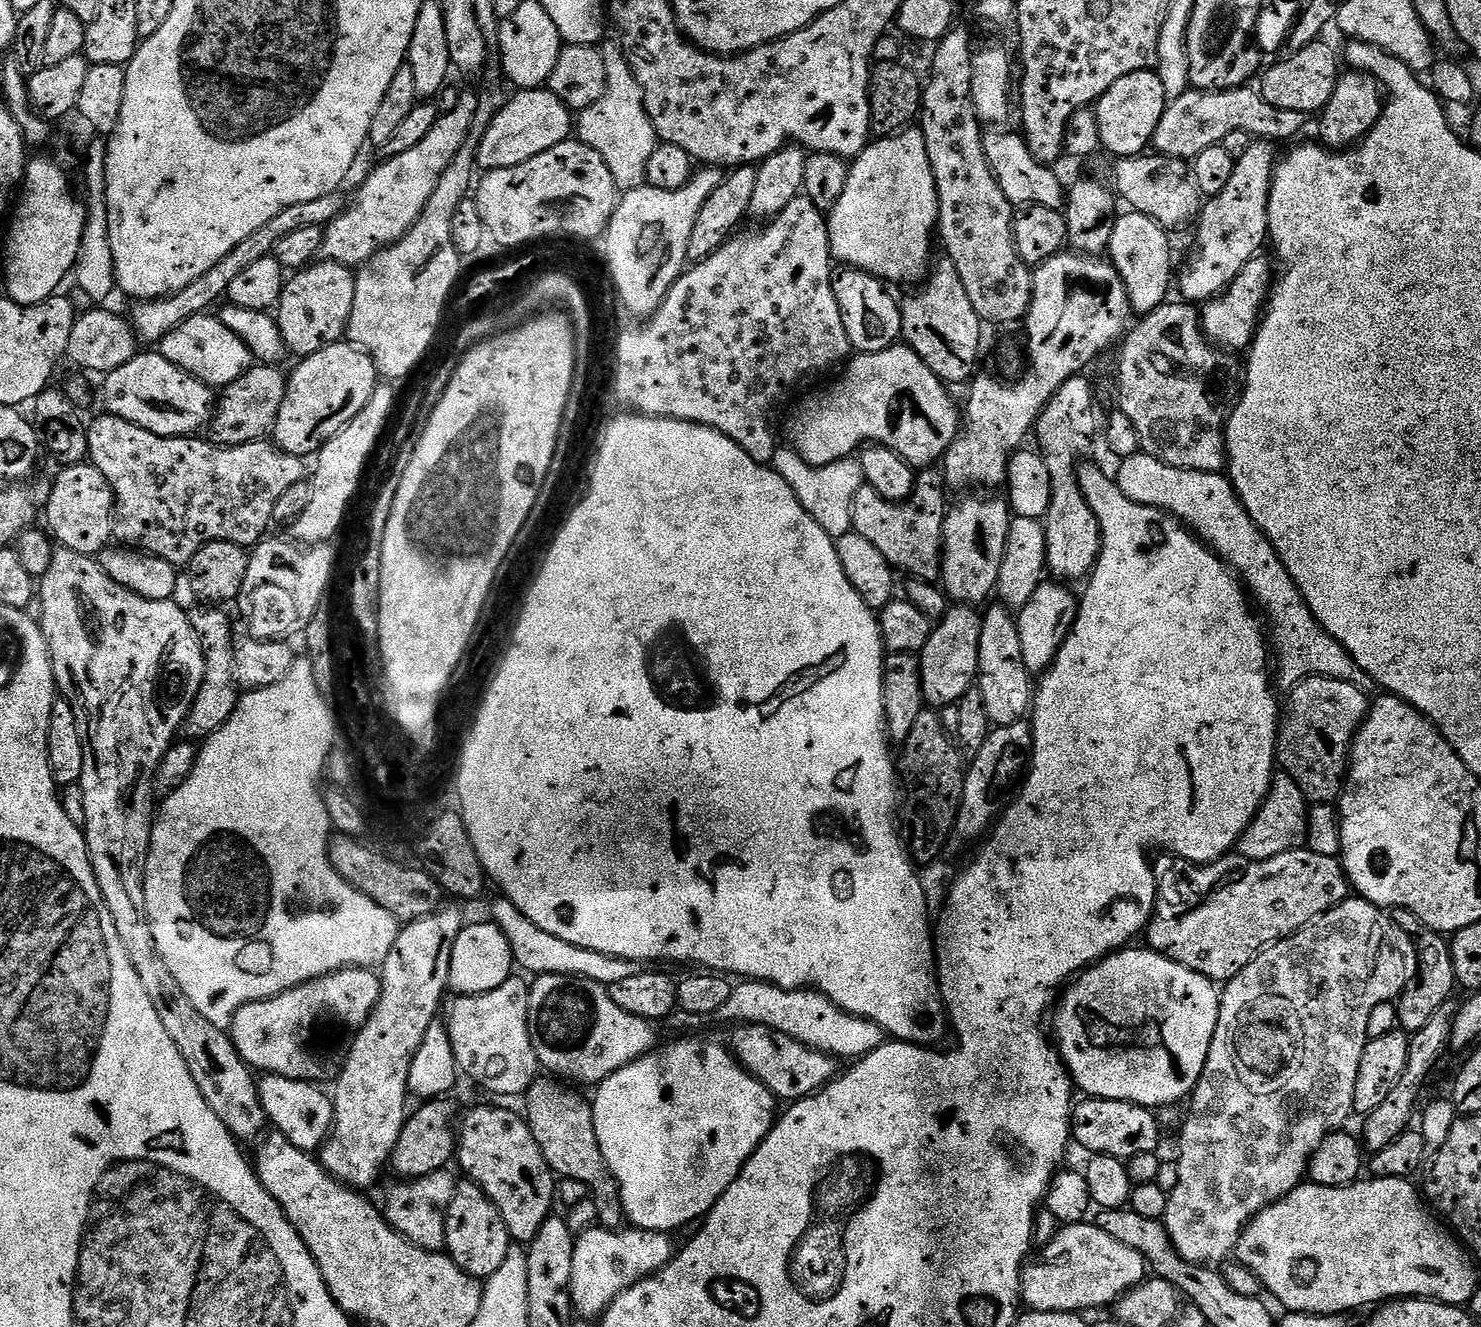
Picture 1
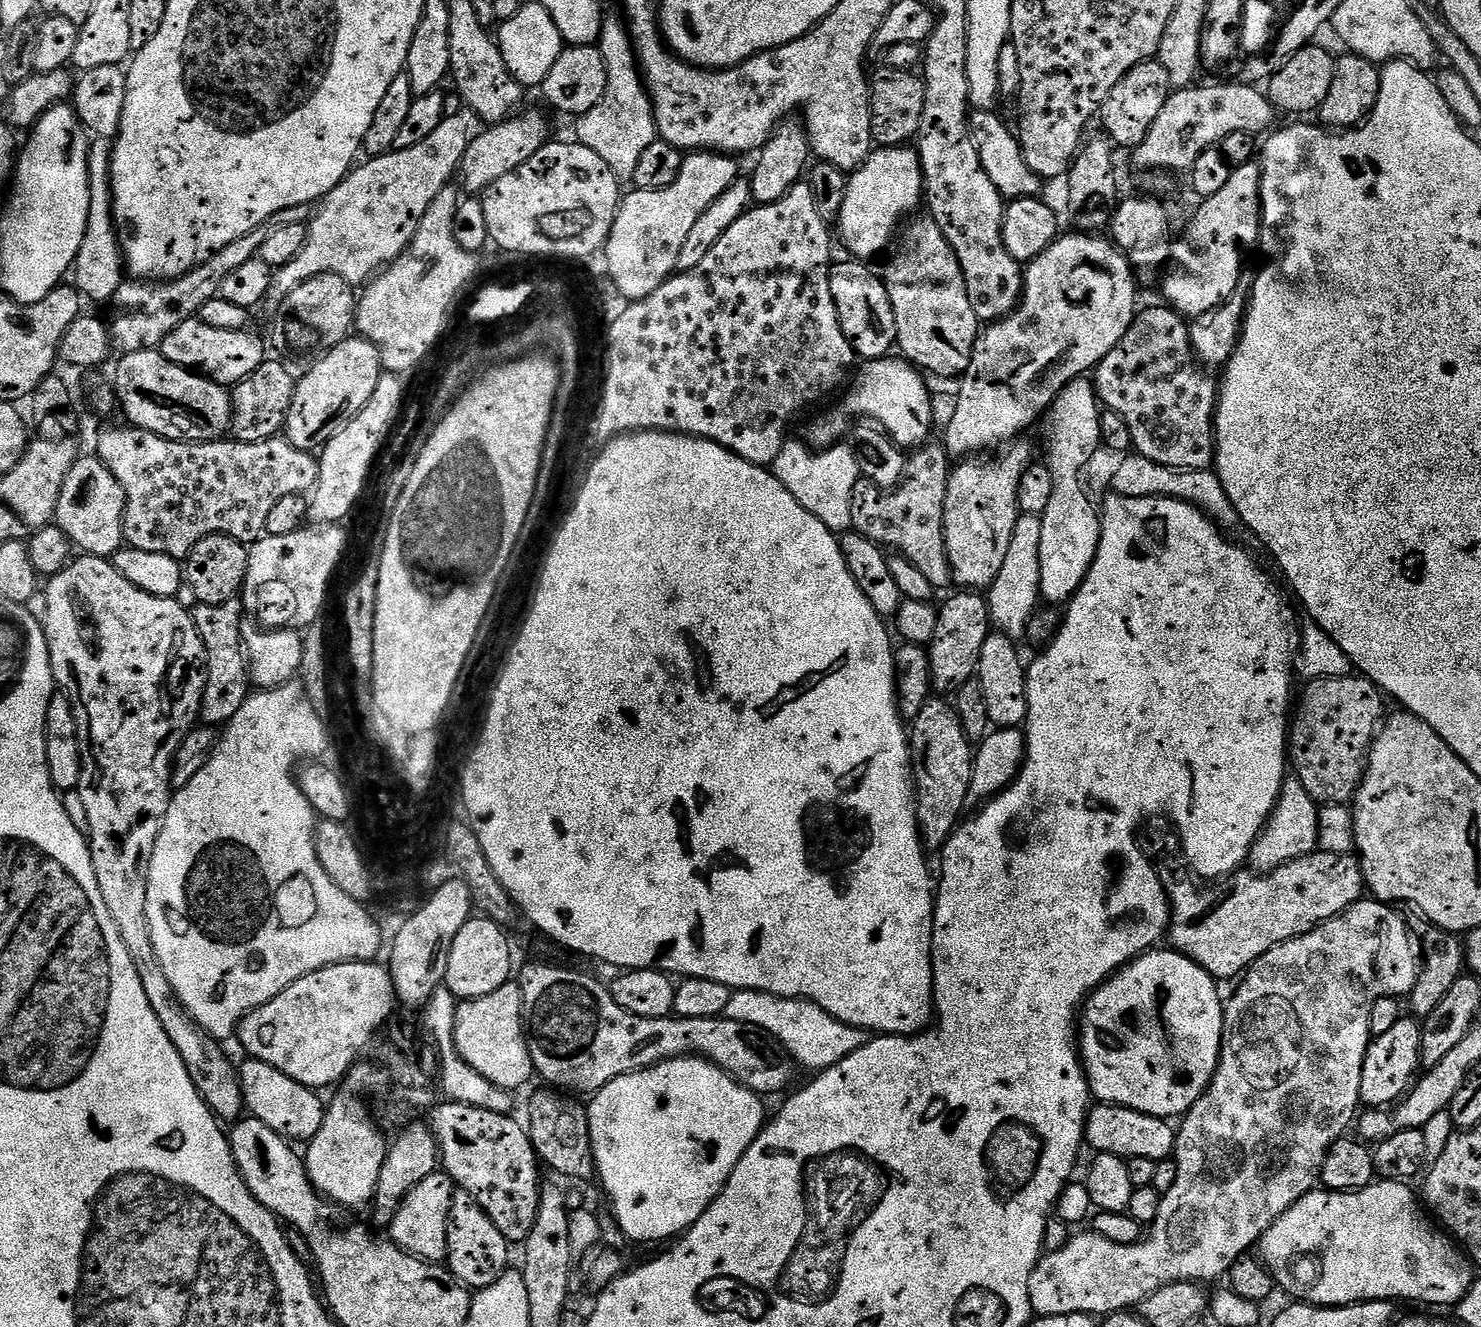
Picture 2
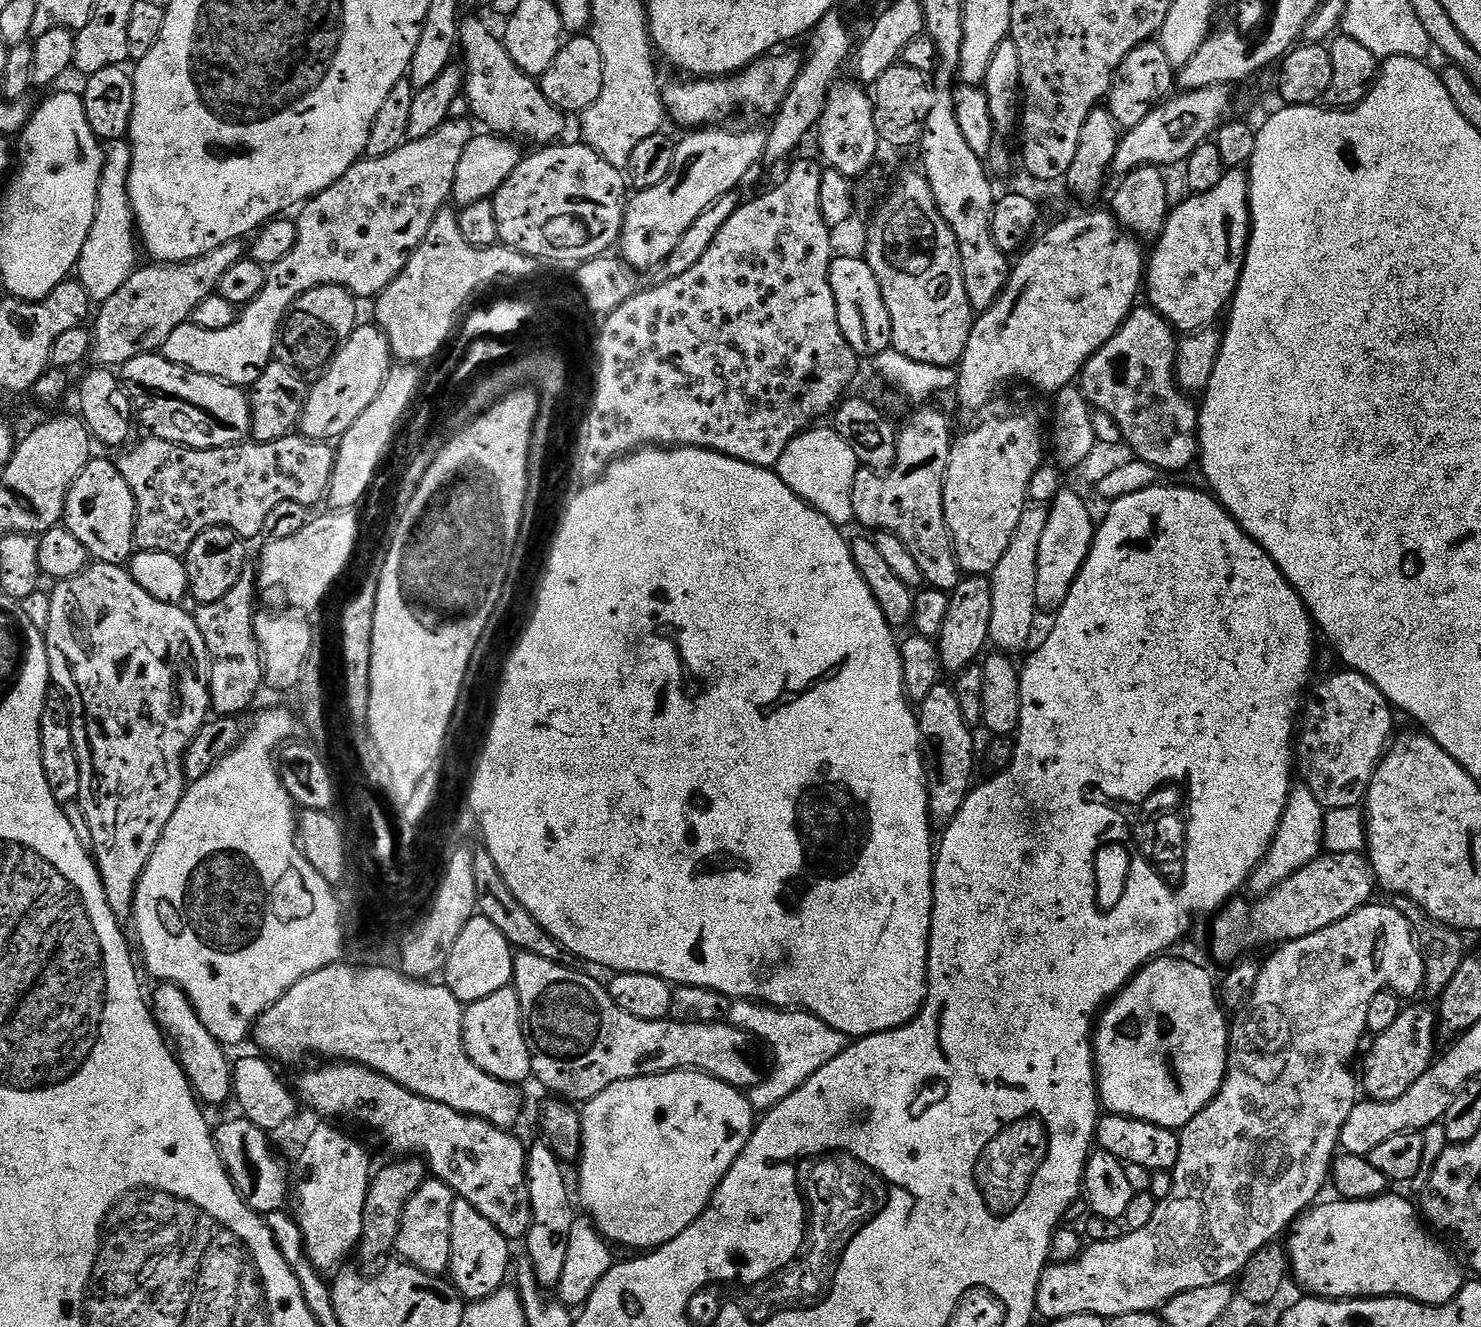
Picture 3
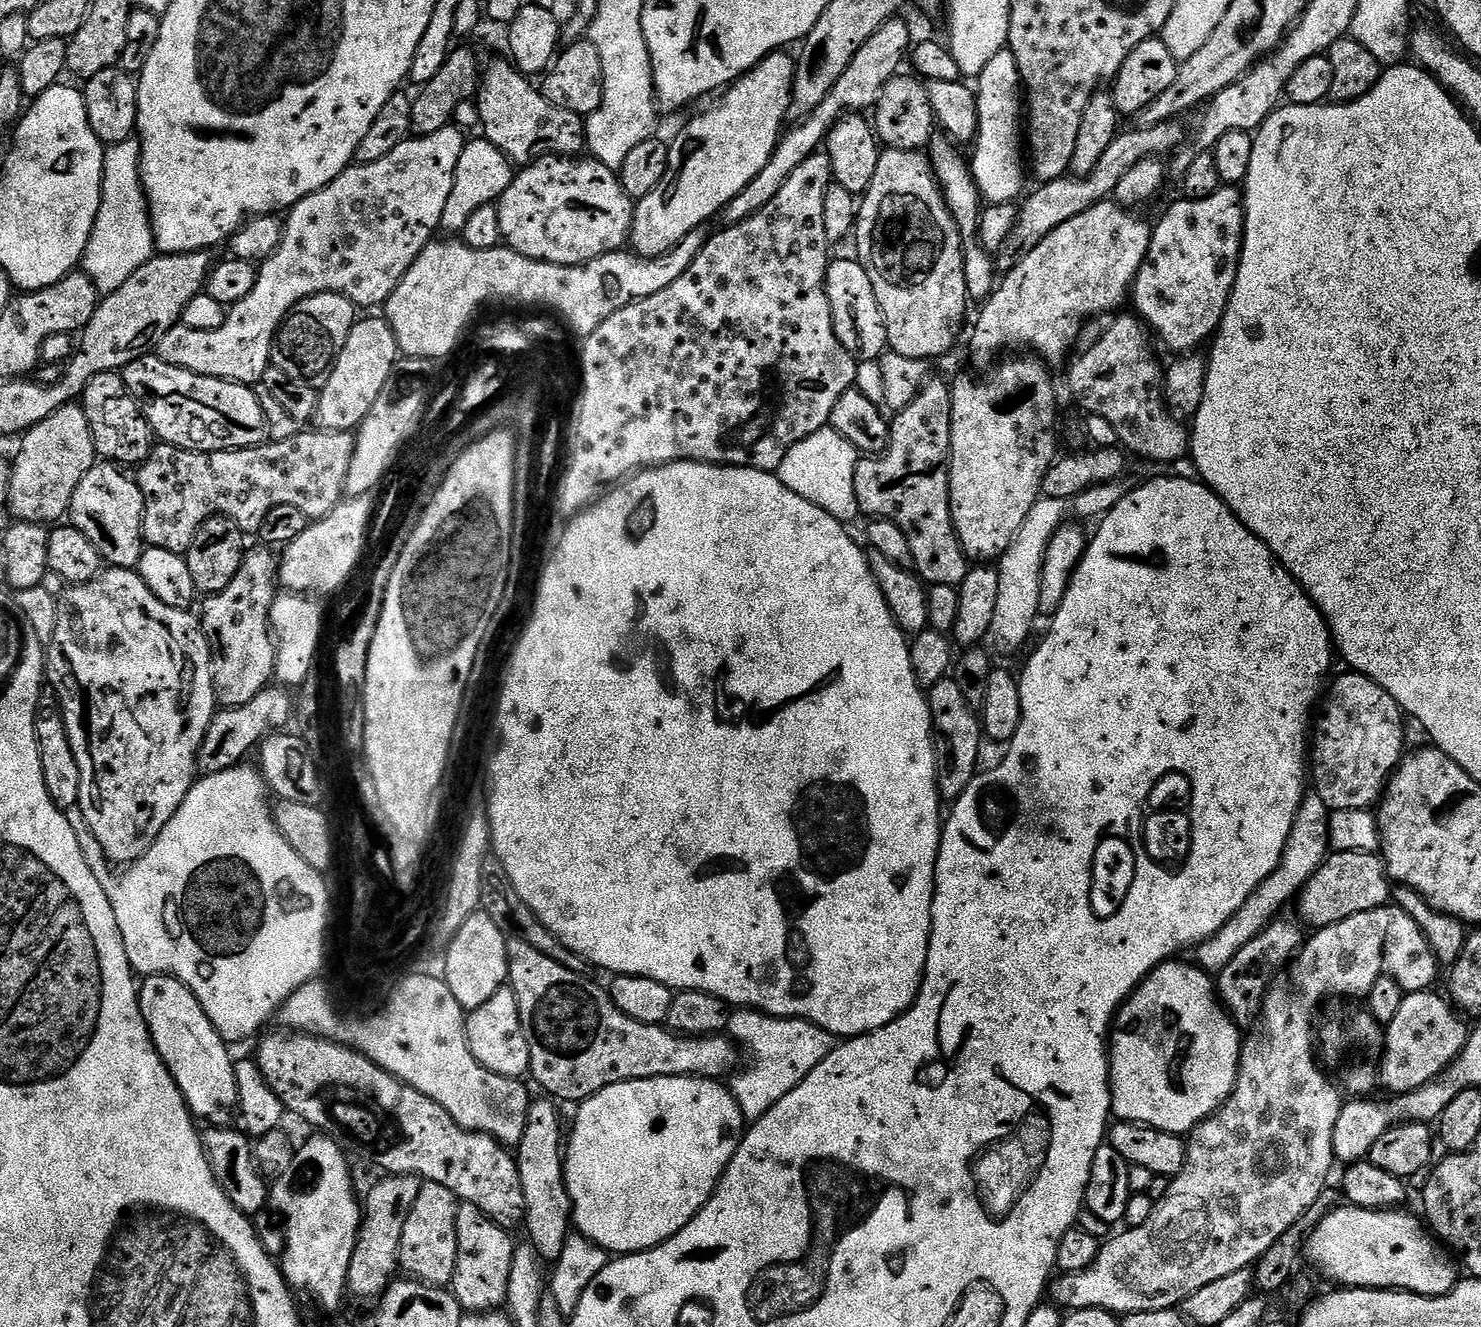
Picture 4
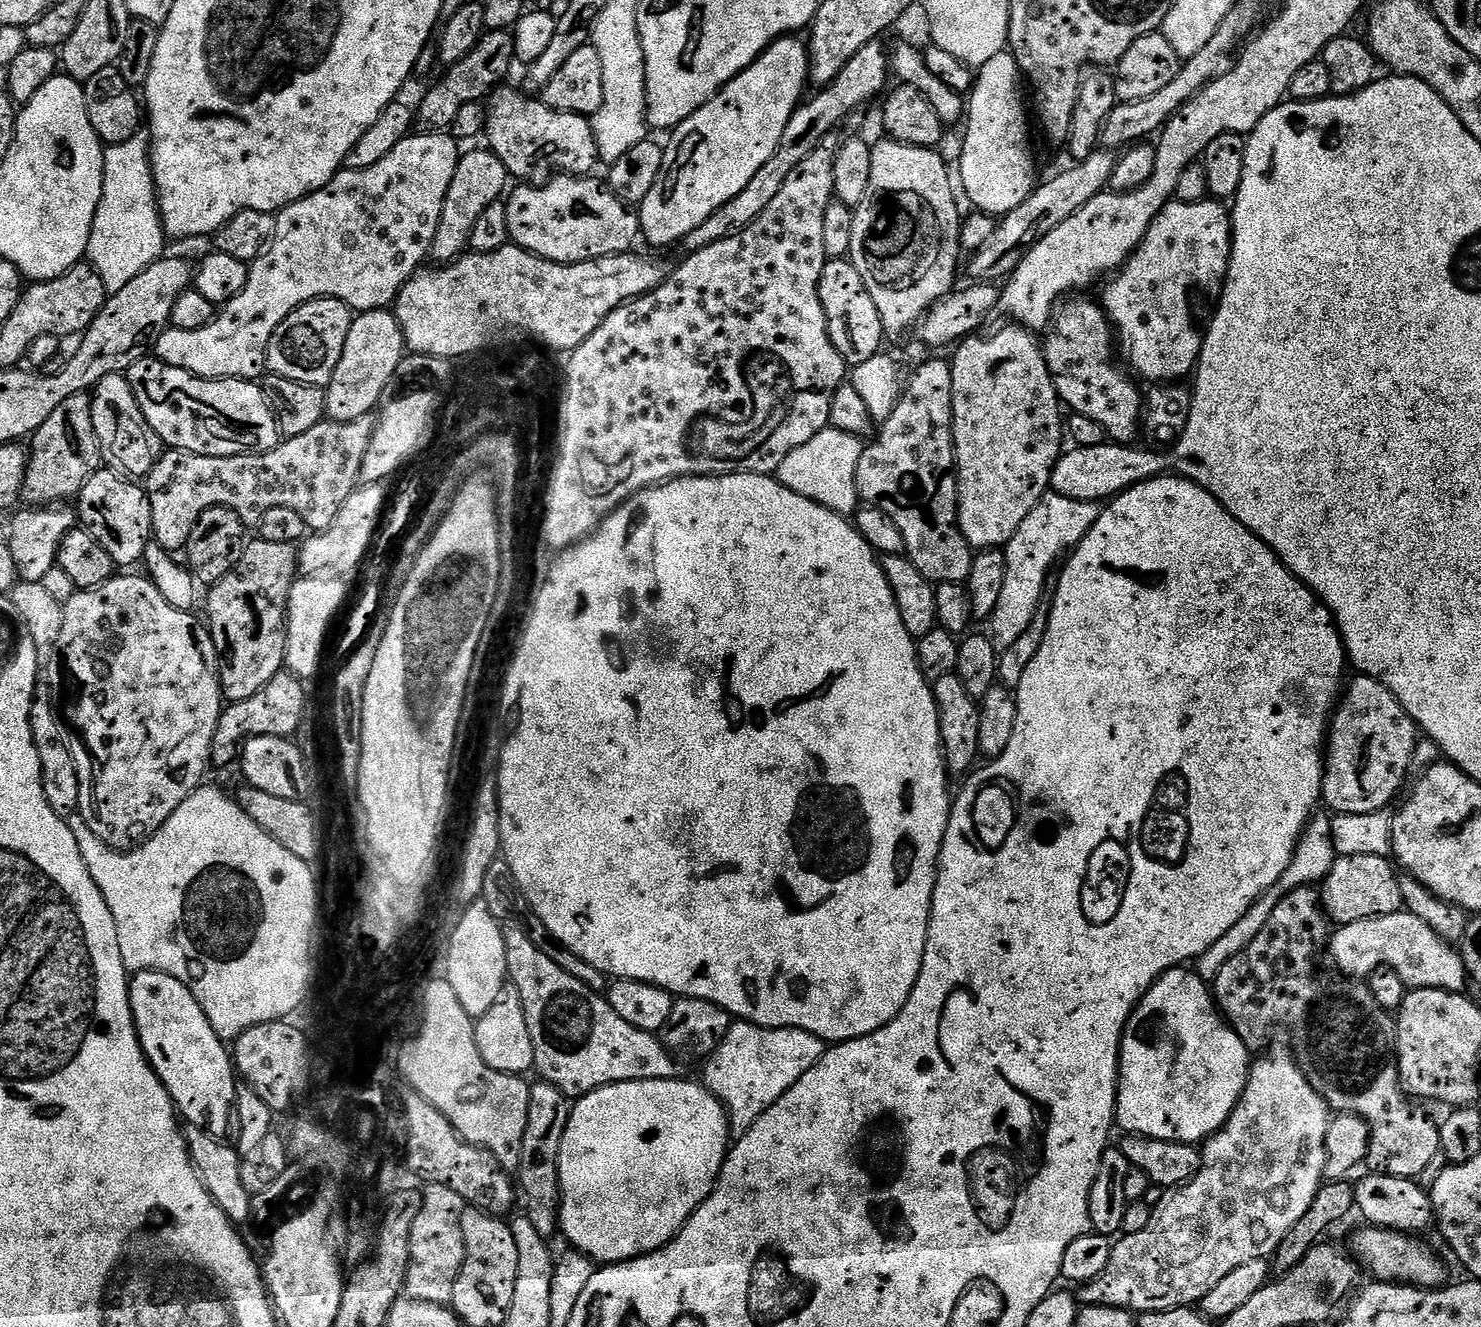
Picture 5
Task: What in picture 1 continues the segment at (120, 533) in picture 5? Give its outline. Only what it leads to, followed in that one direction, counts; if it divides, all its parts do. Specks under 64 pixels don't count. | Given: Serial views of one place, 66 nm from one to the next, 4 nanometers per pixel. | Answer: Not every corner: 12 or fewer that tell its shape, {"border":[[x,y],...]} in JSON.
{"border":[[90,462],[59,469],[47,531],[95,557],[113,543],[116,496]]}

